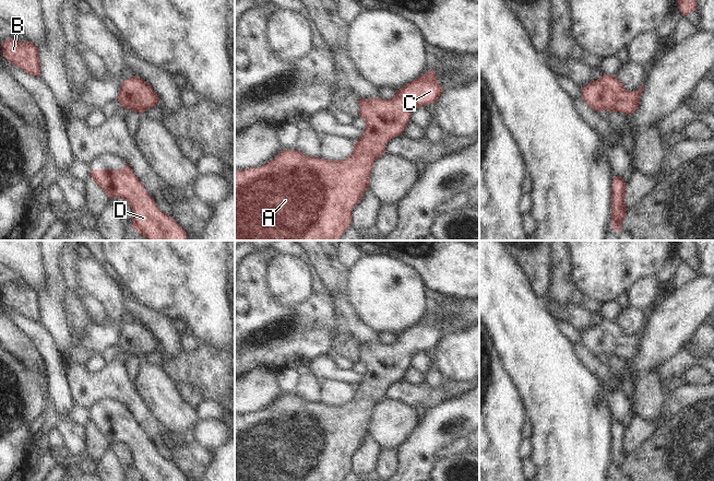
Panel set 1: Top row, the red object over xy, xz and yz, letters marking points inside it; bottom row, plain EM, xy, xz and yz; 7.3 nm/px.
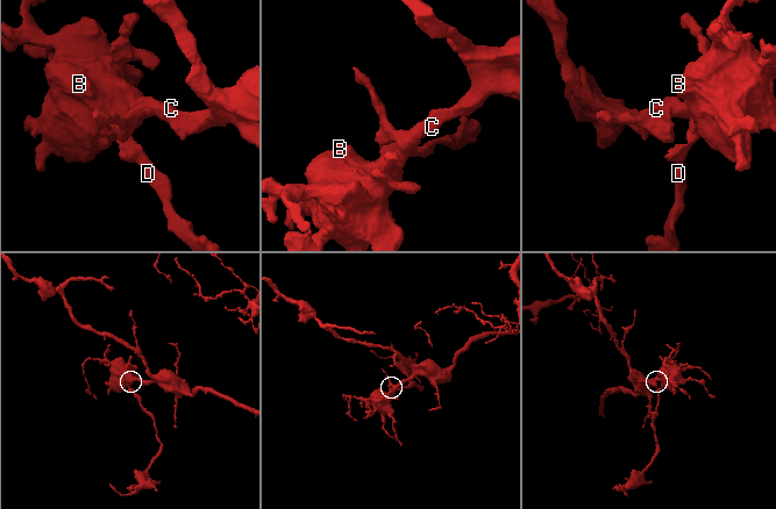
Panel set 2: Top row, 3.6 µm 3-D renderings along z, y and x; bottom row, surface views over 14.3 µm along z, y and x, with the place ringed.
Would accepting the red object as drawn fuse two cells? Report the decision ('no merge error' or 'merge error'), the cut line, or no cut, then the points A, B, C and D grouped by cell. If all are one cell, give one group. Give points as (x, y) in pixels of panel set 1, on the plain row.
no merge error; no cut; A B C D

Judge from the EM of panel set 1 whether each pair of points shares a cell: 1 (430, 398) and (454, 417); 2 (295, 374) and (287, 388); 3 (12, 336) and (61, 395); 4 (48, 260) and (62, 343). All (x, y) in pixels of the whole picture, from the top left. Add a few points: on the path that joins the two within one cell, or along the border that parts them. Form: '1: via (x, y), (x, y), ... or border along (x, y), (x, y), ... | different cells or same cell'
1: border along (445, 398), (425, 410) | different cells
2: via (292, 377), (288, 380), (288, 385) | same cell
3: border along (32, 340), (46, 364) | different cells
4: via (54, 281), (54, 317), (56, 323) | same cell

